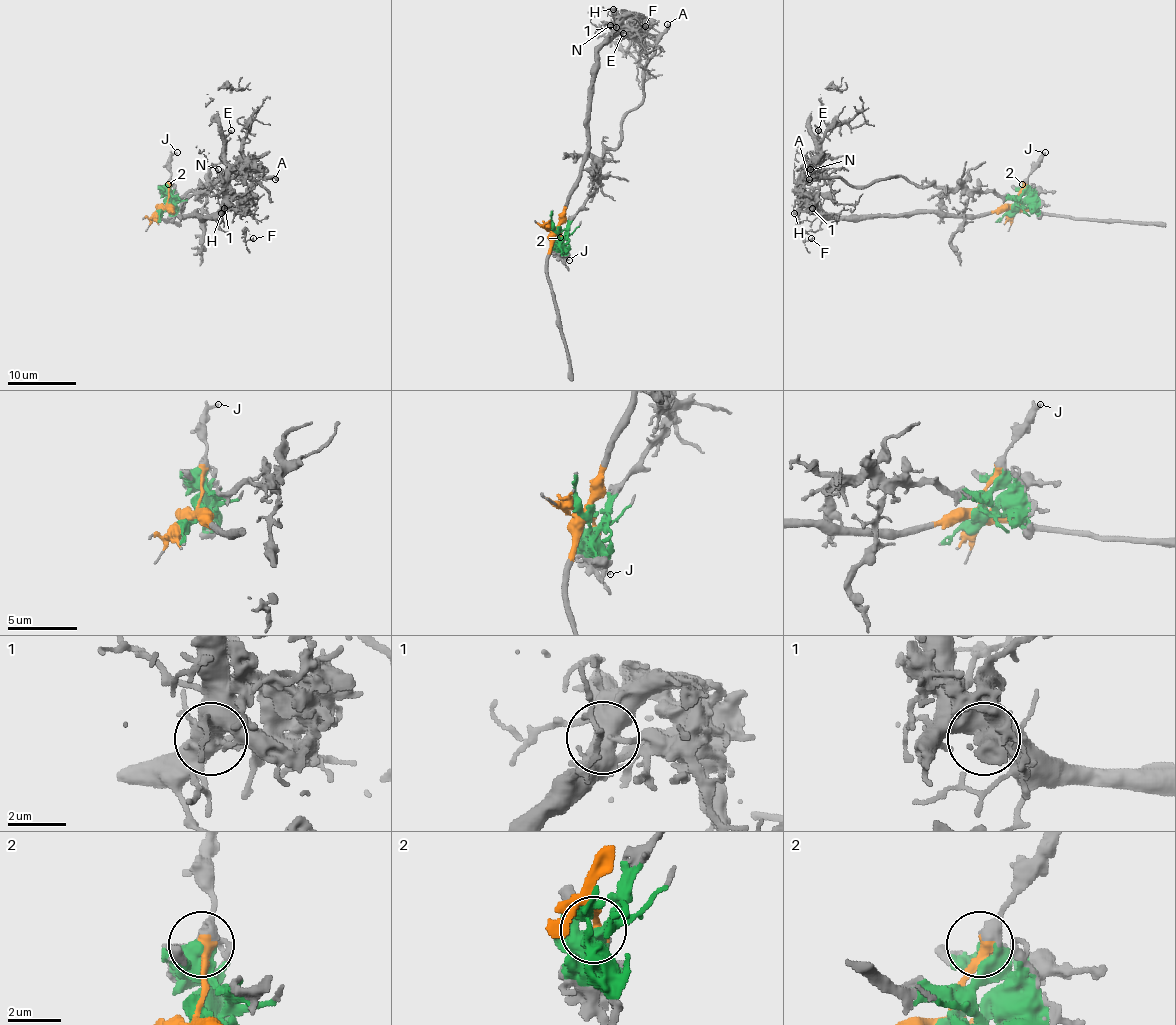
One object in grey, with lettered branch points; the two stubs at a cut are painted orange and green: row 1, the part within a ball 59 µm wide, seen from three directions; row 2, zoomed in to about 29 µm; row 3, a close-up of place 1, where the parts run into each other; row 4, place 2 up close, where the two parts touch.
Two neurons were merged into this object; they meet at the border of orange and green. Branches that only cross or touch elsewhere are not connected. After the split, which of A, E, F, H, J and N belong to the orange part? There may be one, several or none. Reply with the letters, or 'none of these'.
E, F, H, J, N

